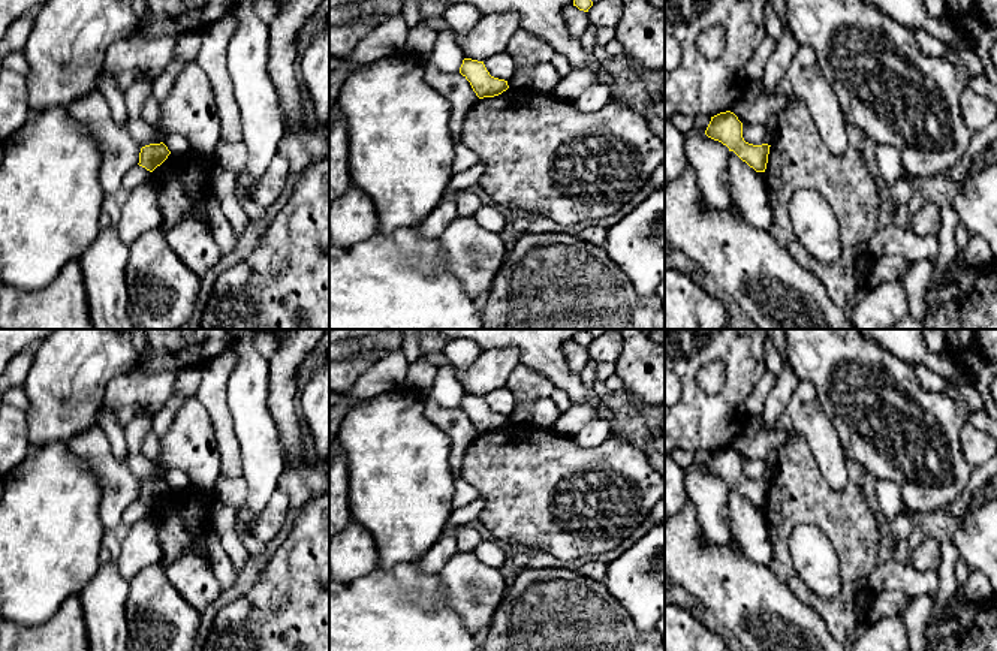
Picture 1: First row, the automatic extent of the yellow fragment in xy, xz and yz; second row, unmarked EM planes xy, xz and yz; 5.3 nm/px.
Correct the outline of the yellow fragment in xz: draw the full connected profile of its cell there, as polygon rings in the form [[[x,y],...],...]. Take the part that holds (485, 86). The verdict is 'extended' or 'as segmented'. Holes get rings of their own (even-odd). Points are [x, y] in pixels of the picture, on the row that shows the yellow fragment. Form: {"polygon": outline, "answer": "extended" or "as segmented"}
{"polygon": [[[464,58],[460,73],[470,82],[479,99],[498,96],[509,88],[507,81],[490,75],[484,61]]], "answer": "as segmented"}

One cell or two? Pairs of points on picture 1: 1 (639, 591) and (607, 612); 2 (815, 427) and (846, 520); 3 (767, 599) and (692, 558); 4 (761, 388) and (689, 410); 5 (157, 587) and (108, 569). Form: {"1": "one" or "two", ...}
{"1": "two", "2": "two", "3": "one", "4": "two", "5": "two"}

